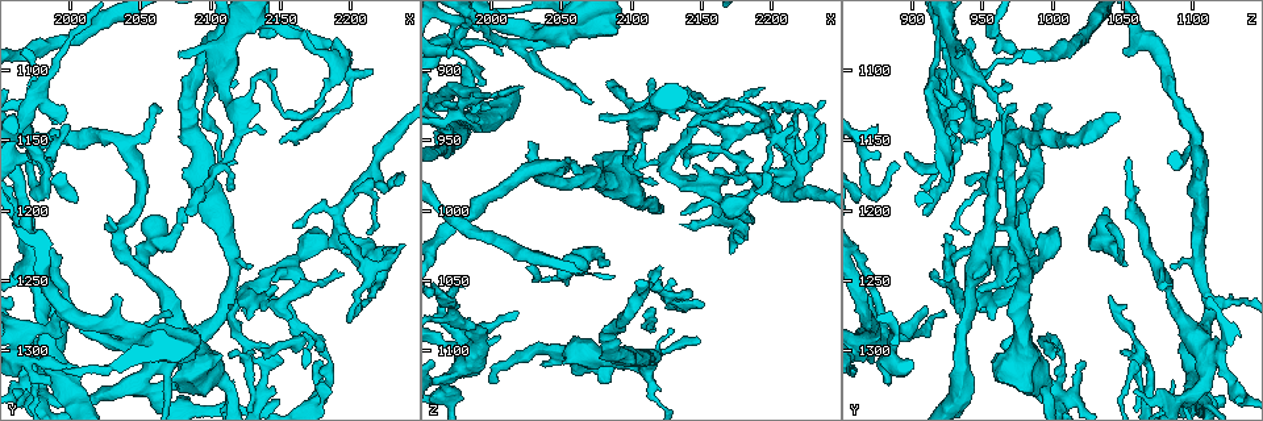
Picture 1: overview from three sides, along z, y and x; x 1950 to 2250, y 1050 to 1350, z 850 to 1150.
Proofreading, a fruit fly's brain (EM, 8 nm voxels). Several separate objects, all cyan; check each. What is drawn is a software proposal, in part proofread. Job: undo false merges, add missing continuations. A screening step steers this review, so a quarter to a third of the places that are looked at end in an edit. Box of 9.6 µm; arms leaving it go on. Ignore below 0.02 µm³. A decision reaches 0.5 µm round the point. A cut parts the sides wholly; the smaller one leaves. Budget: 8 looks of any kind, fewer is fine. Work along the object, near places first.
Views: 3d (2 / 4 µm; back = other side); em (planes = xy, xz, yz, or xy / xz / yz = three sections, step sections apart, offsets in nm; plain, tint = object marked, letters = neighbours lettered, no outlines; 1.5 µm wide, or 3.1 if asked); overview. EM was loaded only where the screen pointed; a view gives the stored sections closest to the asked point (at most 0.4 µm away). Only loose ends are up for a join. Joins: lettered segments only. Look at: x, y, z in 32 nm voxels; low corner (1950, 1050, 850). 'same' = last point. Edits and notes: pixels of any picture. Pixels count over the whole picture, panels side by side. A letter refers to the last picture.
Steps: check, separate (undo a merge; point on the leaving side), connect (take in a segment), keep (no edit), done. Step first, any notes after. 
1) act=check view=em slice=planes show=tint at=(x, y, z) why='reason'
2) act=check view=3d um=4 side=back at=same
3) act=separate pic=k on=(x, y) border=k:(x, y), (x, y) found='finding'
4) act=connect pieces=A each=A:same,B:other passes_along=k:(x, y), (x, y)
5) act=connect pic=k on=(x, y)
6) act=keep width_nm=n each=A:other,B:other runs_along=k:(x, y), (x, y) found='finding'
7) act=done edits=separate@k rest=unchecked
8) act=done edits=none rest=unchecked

act=check view=3d um=4 at=(1996, 1134, 920) why='branch stops here'

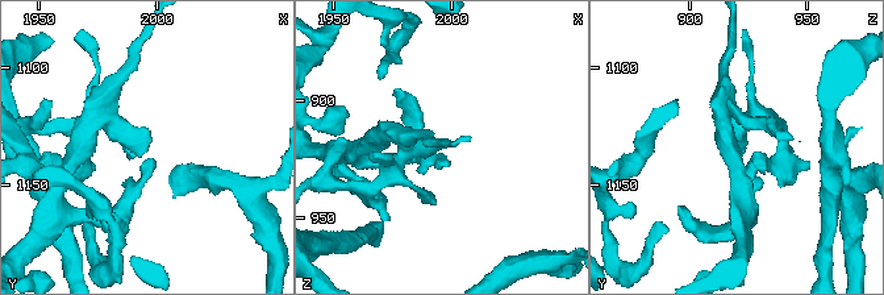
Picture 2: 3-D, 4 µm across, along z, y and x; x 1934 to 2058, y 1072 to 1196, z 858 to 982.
act=check view=em slice=planes show=tint at=(1996, 1137, 921) why='need the tissue'

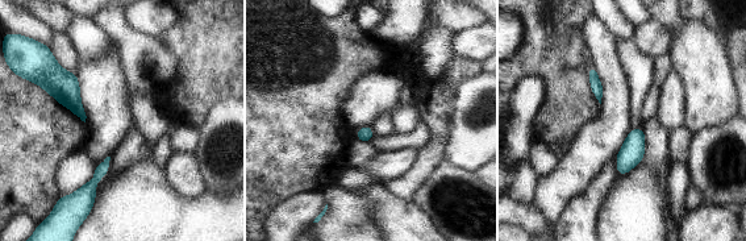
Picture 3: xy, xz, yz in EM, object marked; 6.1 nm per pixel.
act=check view=em slice=planes show=letters at=same

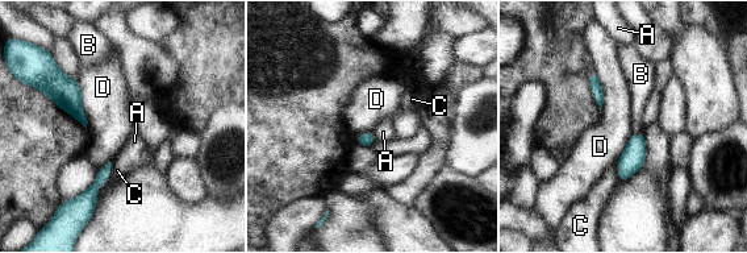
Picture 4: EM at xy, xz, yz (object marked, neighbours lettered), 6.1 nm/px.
act=keep each=A:other,B:other,C:other,D:other border=4:(76, 79), (87, 127) found='no lettered segment goes on from it'

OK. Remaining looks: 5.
act=check view=3d um=2 at=(2026, 1210, 1042)

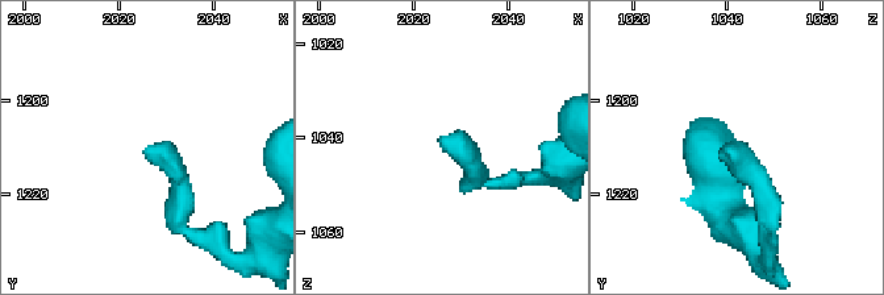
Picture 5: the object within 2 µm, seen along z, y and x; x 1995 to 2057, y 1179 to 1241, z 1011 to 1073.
act=check view=em slice=xy step=4 show=plain at=(2026, 1210, 1039)

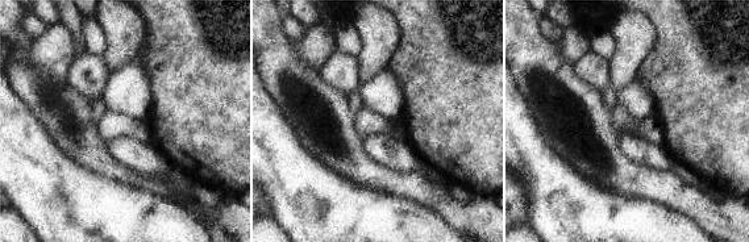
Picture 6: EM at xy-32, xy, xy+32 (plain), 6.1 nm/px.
act=check view=em slice=xy step=4 show=letters at=same

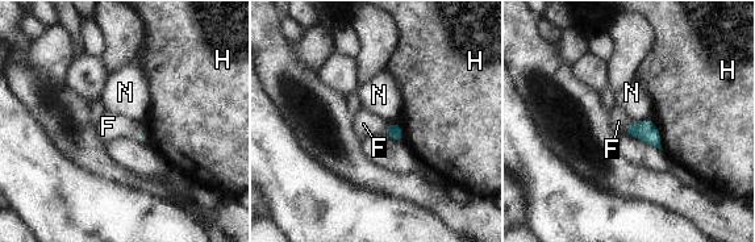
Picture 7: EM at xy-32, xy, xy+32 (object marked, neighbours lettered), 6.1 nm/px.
act=keep each=F:other,H:other,N:other border=7:(386, 125), (388, 134) found='no lettered segment goes on from it'

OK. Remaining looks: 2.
act=check view=em slice=yz step=8 show=plain at=(2116, 1110, 964) why='tapers out'

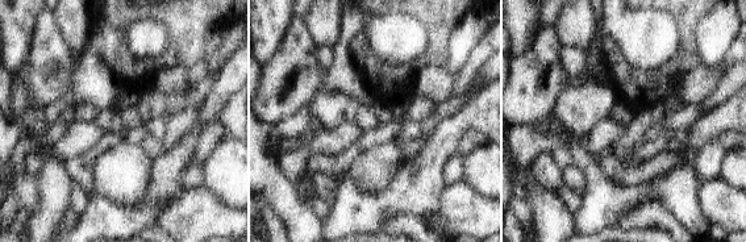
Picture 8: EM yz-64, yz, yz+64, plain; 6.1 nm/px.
act=check view=em slice=yz step=8 show=letters at=same

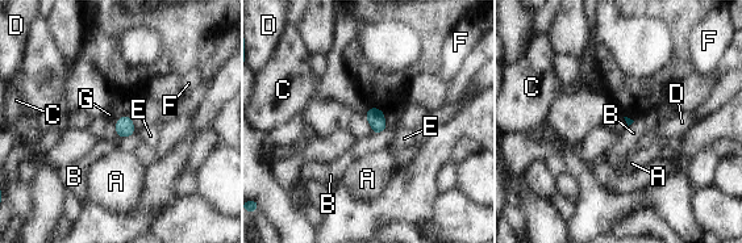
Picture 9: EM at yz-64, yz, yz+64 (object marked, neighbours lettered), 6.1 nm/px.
act=keep each=A:other,B:other,C:other,D:other,E:other,F:other,G:other border=9:(129, 114), (121, 116), (116, 122) found='no lettered segment goes on from it'

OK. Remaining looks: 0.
act=done edits=none rest=unchecked

